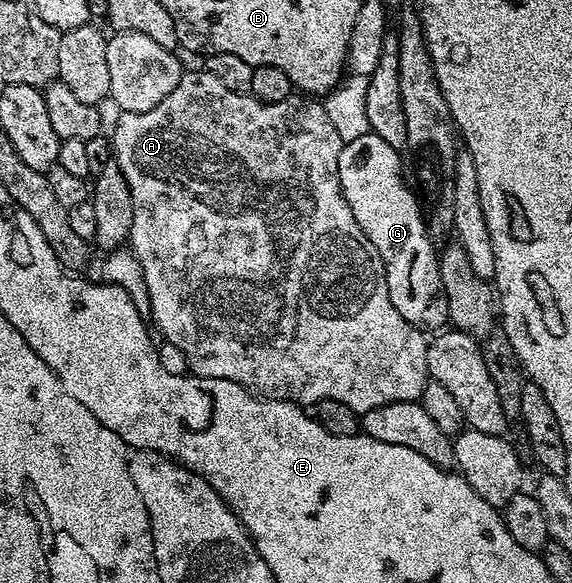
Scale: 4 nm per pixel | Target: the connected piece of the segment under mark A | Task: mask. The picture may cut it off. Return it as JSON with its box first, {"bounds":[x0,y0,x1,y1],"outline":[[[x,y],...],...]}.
{"bounds":[111,70,431,414],"outline":[[[198,70],[198,72],[186,71],[182,75],[181,81],[175,86],[175,90],[171,90],[171,94],[167,94],[167,98],[163,98],[163,102],[159,102],[159,106],[142,112],[121,112],[118,117],[117,125],[114,126],[113,132],[111,131],[111,156],[119,166],[119,170],[123,170],[123,178],[127,178],[127,186],[131,190],[133,221],[131,222],[128,243],[137,256],[139,266],[143,270],[143,278],[147,284],[147,294],[149,295],[147,312],[151,320],[151,315],[153,315],[154,321],[152,320],[152,323],[155,328],[155,323],[157,323],[158,330],[165,335],[163,337],[164,343],[179,346],[179,350],[183,350],[183,354],[189,363],[189,372],[192,375],[202,376],[203,378],[227,378],[231,382],[239,382],[250,392],[263,396],[266,400],[290,400],[292,404],[302,406],[315,406],[321,400],[338,400],[347,406],[351,406],[351,410],[355,410],[358,414],[370,412],[375,410],[375,406],[383,406],[391,402],[420,401],[425,384],[431,379],[427,366],[429,340],[422,329],[415,327],[411,322],[407,322],[407,318],[403,318],[403,314],[399,314],[399,310],[395,310],[395,306],[391,306],[391,294],[387,294],[387,278],[385,277],[383,258],[379,258],[379,250],[375,250],[371,238],[367,238],[367,234],[363,234],[363,230],[355,222],[355,214],[351,214],[351,206],[347,206],[347,198],[343,198],[341,193],[337,163],[341,153],[342,140],[338,131],[332,126],[325,105],[320,99],[310,98],[305,94],[294,94],[287,97],[283,102],[264,104],[262,100],[256,100],[255,97],[246,93],[227,90],[227,86],[223,86],[223,82],[219,82],[219,78],[215,78],[215,74],[204,70]]]}

